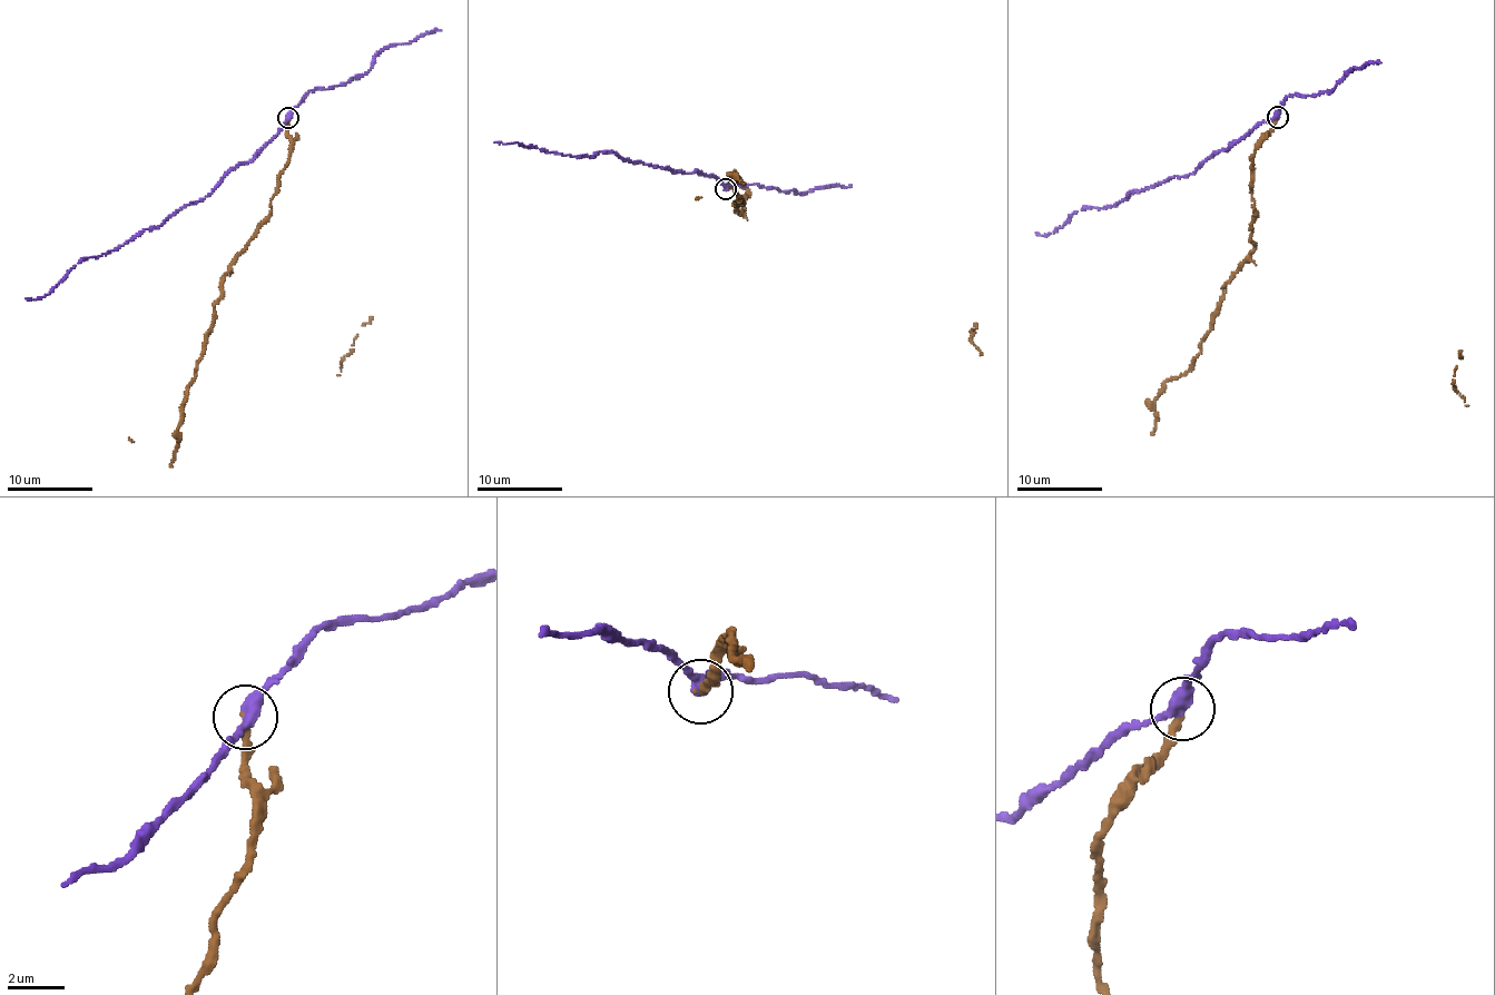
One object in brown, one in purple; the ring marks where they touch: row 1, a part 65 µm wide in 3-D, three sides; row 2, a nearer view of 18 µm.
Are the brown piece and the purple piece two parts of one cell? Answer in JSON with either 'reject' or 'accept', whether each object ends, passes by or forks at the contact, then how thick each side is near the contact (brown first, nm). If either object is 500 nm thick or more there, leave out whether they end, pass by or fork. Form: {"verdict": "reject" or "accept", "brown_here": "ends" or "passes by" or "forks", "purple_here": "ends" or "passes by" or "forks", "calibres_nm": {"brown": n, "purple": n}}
{"verdict": "reject", "brown_here": "ends", "purple_here": "passes by", "calibres_nm": {"brown": 240, "purple": 380}}

